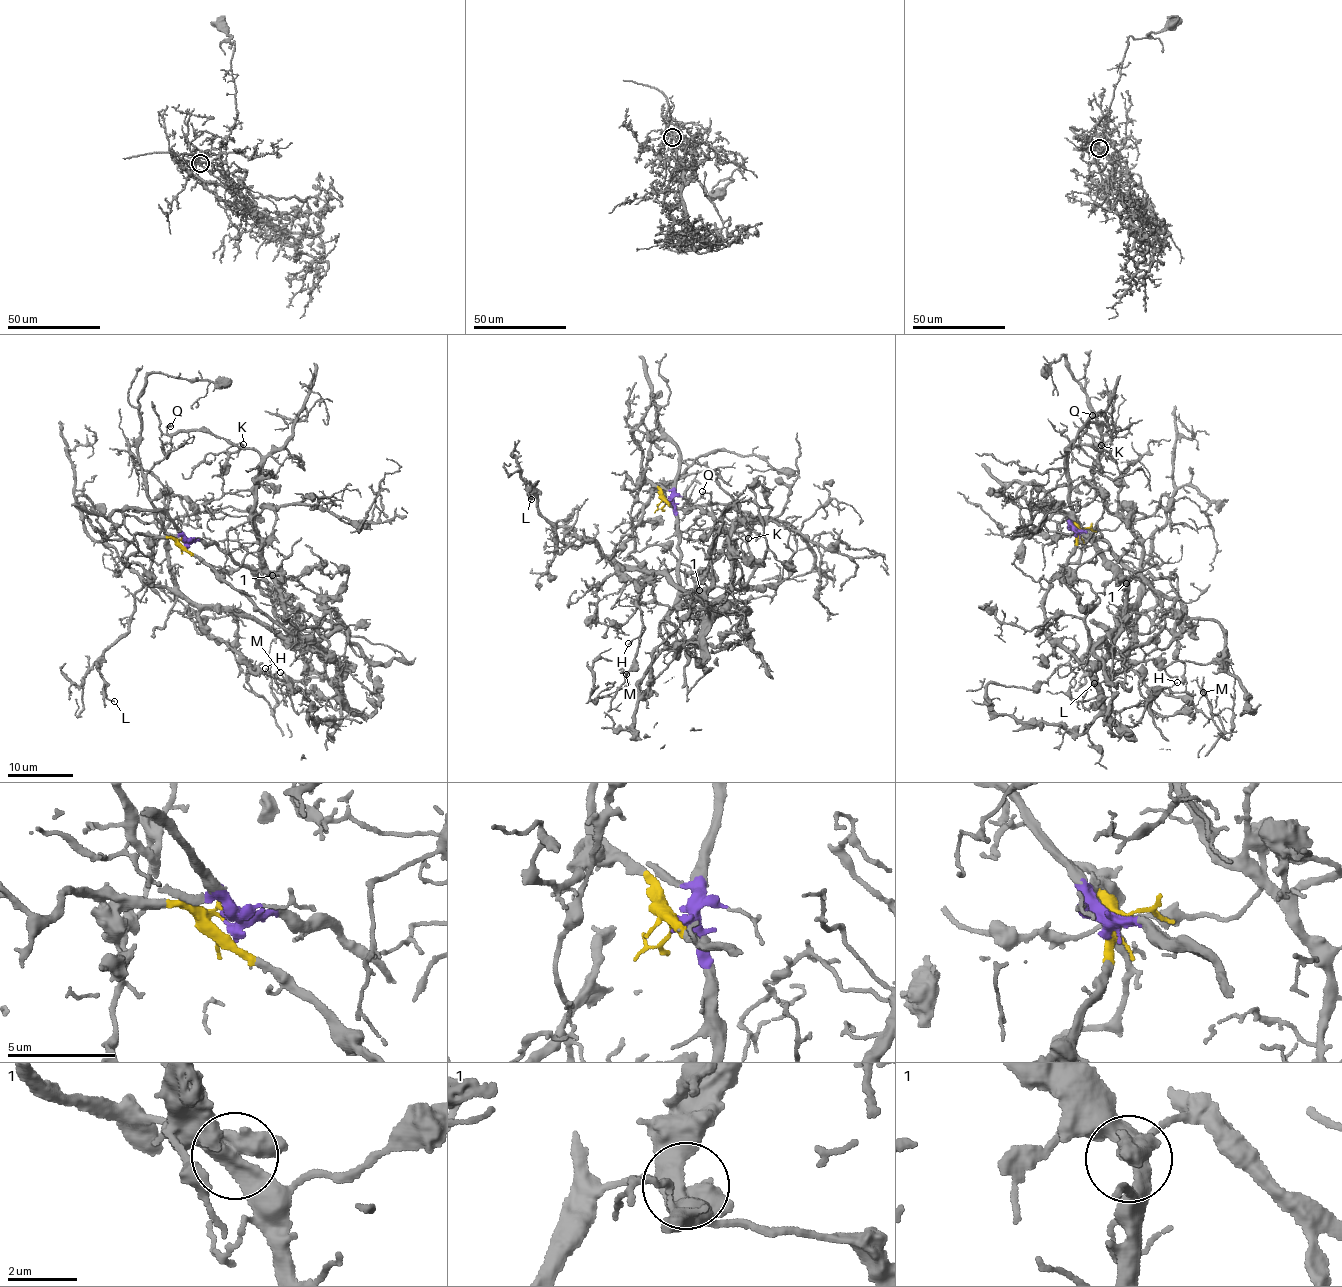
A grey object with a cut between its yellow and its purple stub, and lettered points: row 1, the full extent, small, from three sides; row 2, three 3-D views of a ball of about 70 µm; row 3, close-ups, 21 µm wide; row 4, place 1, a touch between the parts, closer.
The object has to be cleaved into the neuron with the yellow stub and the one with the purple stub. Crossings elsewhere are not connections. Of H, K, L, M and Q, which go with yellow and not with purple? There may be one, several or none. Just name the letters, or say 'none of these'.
H, K, L, M, Q

